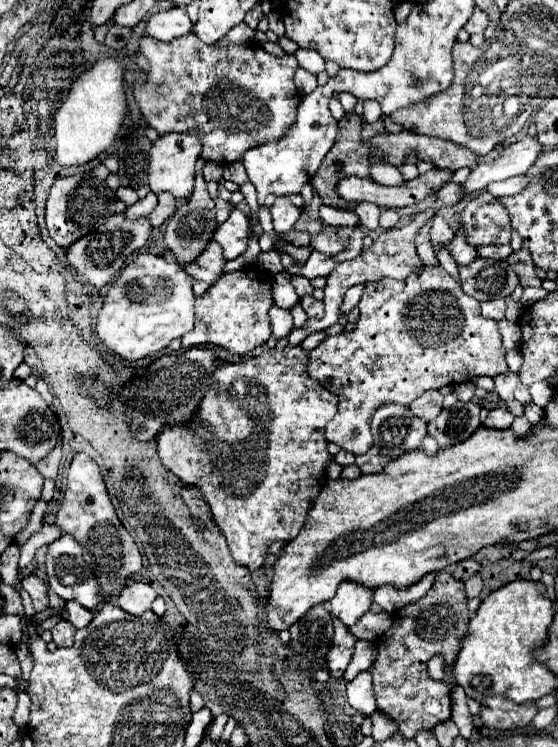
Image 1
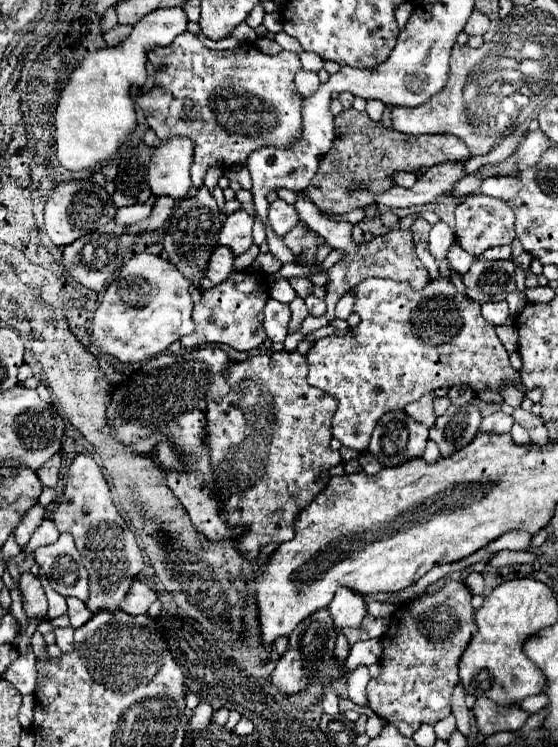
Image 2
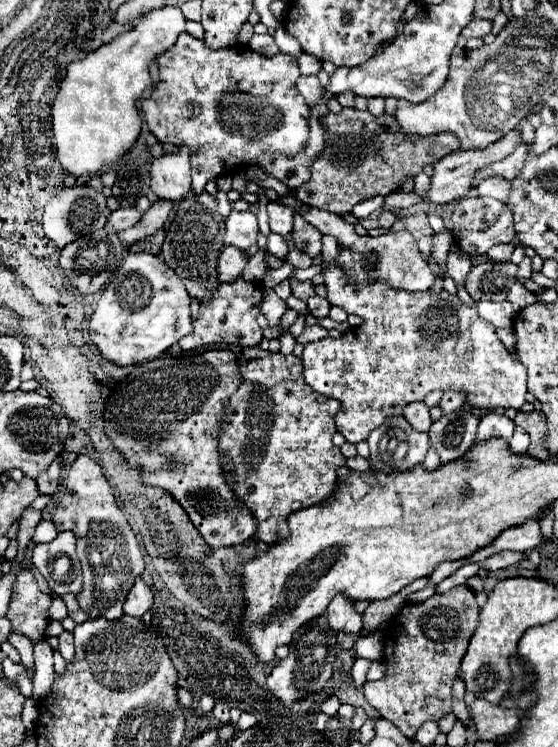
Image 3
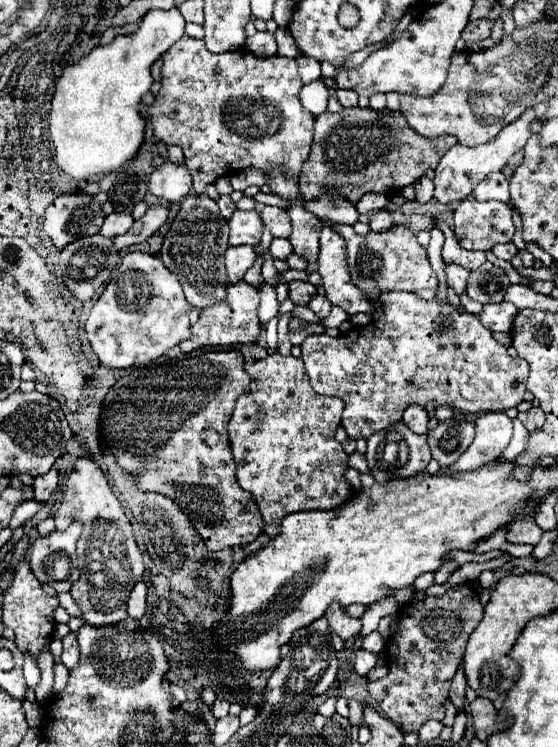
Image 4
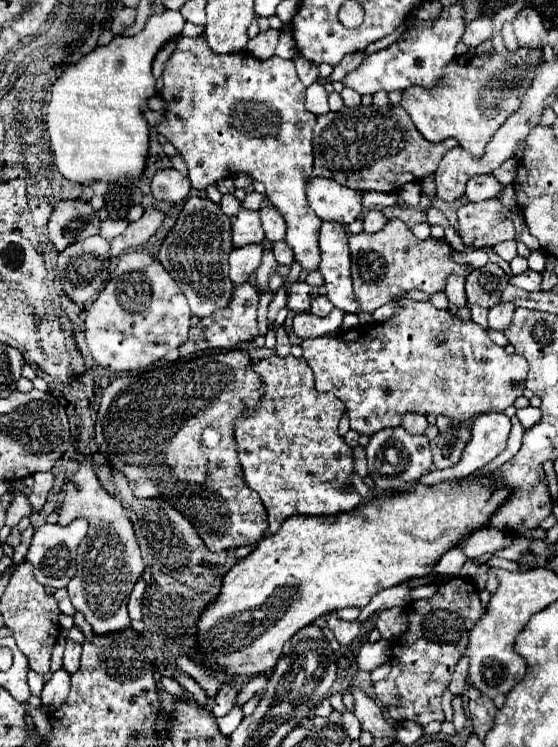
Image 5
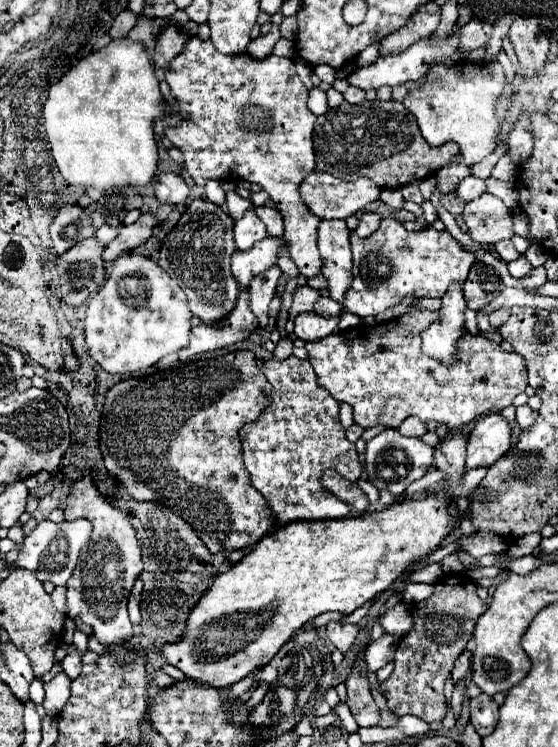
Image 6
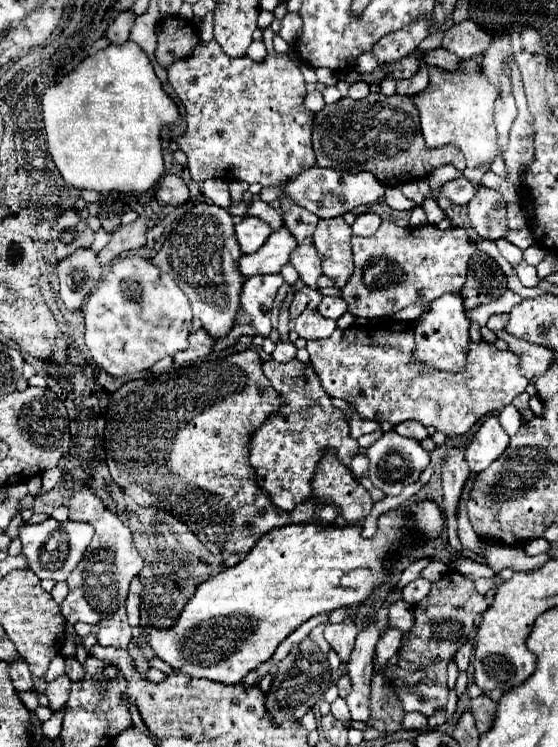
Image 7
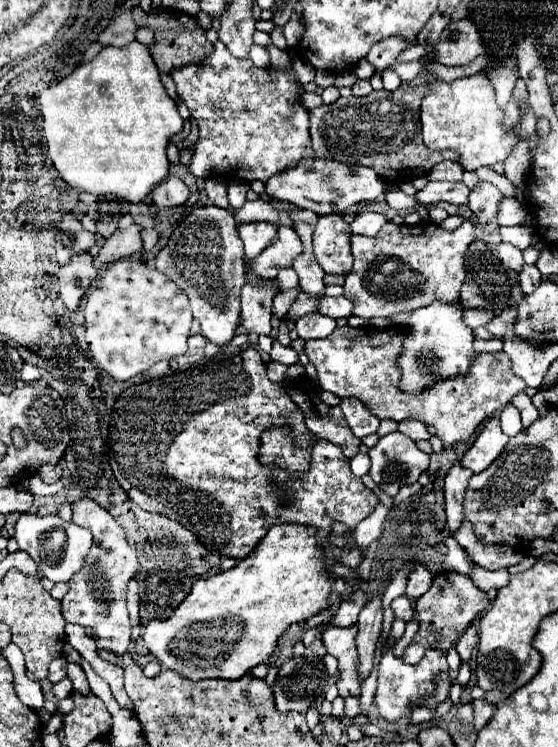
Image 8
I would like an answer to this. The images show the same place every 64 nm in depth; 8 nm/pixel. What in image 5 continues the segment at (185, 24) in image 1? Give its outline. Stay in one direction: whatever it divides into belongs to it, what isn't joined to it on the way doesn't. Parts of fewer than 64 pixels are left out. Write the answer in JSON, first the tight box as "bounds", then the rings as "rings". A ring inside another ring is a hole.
{"bounds":[46,10,185,184],"rings":[[[164,10],[152,14],[146,20],[142,32],[134,36],[116,36],[108,46],[94,48],[82,60],[68,66],[64,74],[54,82],[52,98],[46,110],[50,122],[62,122],[68,130],[68,132],[50,132],[54,162],[64,178],[80,184],[102,182],[102,180],[118,182],[126,176],[140,176],[144,172],[148,156],[148,124],[144,118],[144,110],[146,110],[146,100],[156,94],[152,60],[168,42],[181,36],[185,24],[184,16],[176,10]]]}

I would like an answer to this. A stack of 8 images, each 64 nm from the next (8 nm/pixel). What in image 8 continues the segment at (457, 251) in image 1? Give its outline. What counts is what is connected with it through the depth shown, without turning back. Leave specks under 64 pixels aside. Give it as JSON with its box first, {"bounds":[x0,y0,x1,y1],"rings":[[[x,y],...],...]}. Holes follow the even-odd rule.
{"bounds":[398,302,474,394],"rings":[[[432,302],[430,306],[414,310],[406,324],[404,352],[398,360],[402,370],[402,390],[418,394],[434,382],[466,374],[474,356],[472,342],[472,330],[462,322],[460,302]]]}

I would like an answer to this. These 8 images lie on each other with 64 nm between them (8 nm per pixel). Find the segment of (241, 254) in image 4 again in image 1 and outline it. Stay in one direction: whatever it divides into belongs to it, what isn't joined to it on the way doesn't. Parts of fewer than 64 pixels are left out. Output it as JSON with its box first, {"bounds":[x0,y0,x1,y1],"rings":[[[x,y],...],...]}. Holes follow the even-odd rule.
{"bounds":[186,240,226,284],"rings":[[[212,240],[212,242],[208,242],[204,252],[192,264],[186,264],[186,272],[196,280],[204,280],[204,282],[212,284],[222,276],[224,264],[226,262],[222,258],[222,248]]]}

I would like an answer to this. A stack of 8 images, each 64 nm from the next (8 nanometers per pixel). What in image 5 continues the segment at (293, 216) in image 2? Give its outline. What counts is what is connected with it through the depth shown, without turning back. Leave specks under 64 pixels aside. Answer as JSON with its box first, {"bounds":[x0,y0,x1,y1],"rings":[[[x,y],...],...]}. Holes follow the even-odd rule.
{"bounds":[258,206,286,242],"rings":[[[264,206],[258,210],[260,212],[260,220],[266,232],[266,238],[270,238],[270,242],[282,240],[286,236],[286,222],[282,218],[282,214],[278,212],[276,206]]]}

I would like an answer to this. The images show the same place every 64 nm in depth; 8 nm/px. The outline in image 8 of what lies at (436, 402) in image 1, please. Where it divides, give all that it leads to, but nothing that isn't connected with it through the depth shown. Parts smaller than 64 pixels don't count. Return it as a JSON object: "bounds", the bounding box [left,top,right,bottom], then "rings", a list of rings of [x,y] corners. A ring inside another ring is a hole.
{"bounds":[398,420,430,442],"rings":[[[418,420],[400,422],[400,424],[398,424],[398,432],[406,434],[408,438],[412,438],[412,440],[416,440],[416,442],[418,442],[418,440],[428,440],[428,438],[430,438],[426,426],[424,426],[422,422],[418,422]]]}

